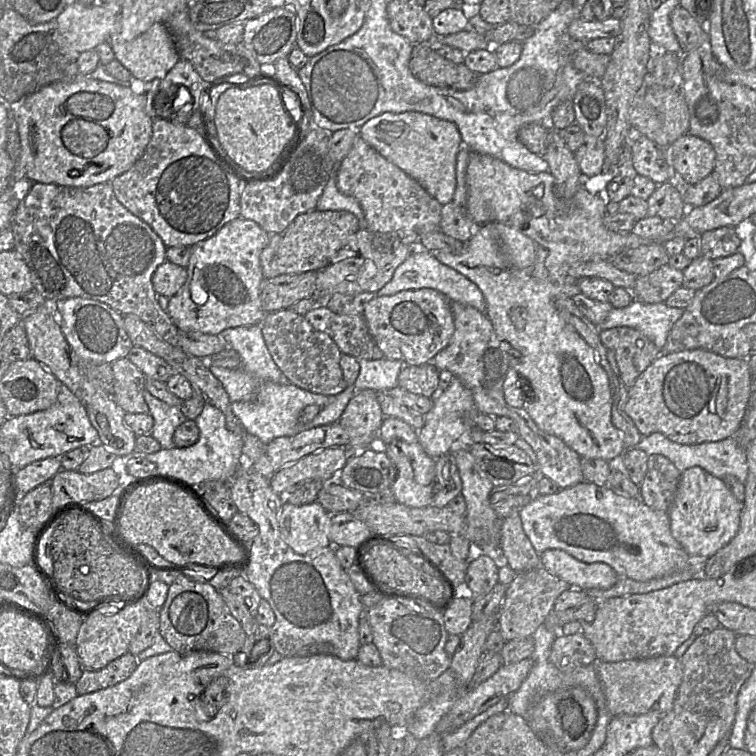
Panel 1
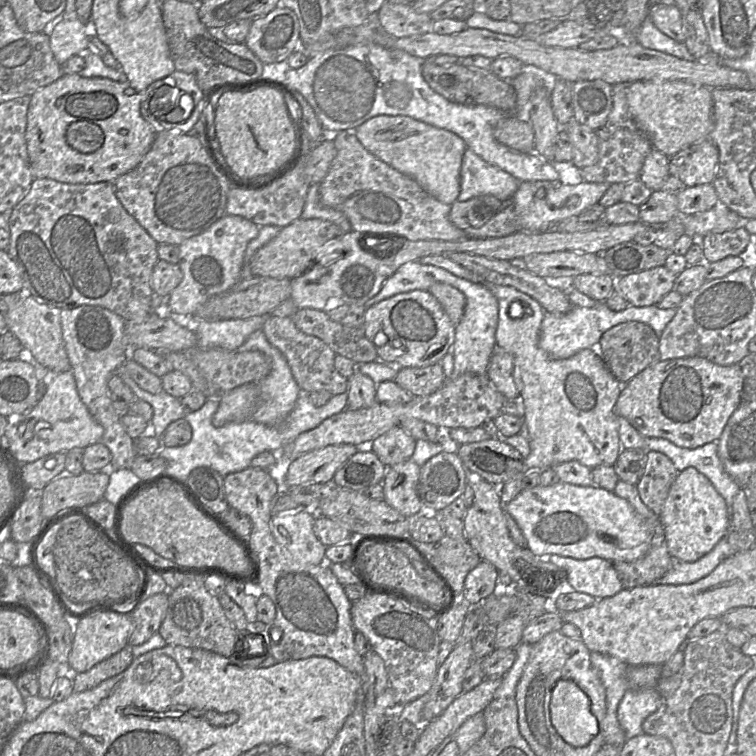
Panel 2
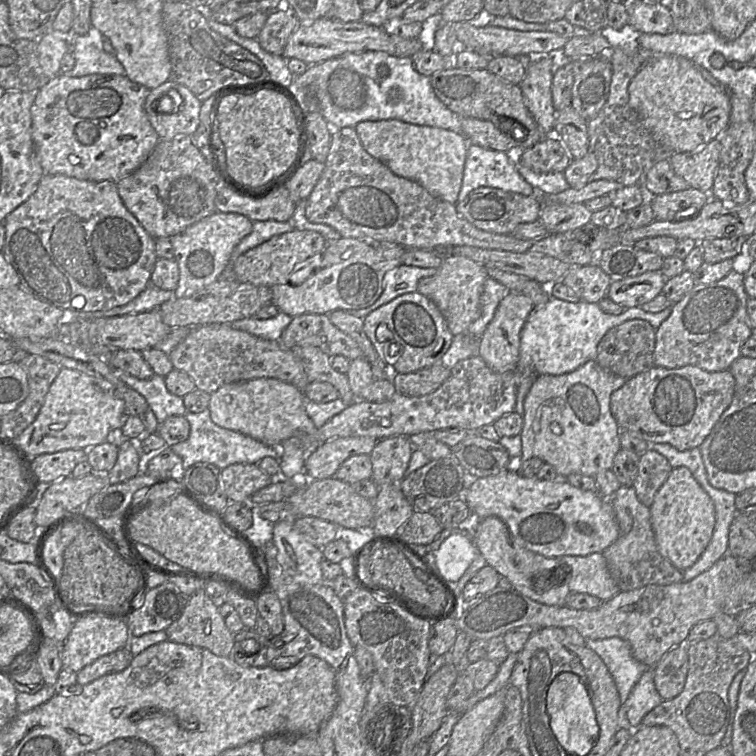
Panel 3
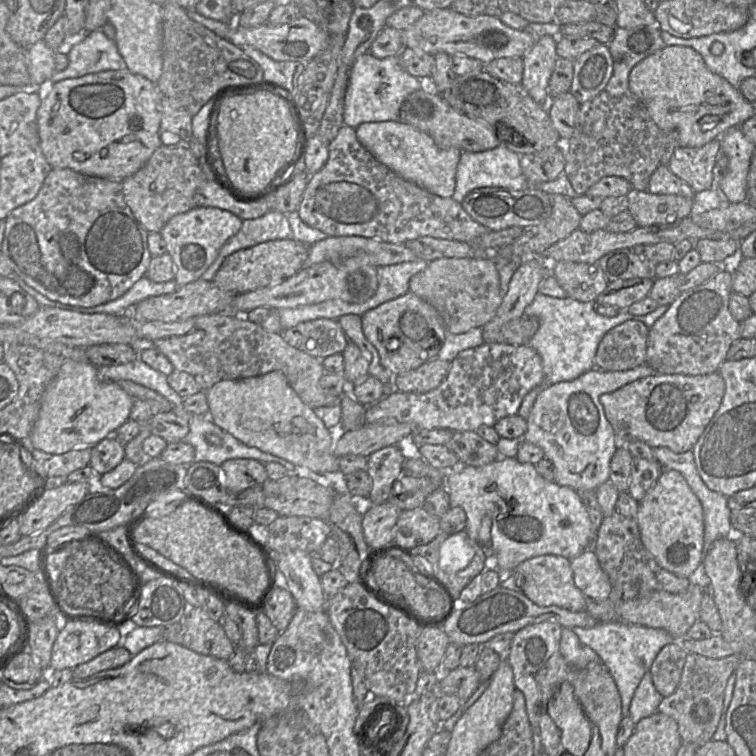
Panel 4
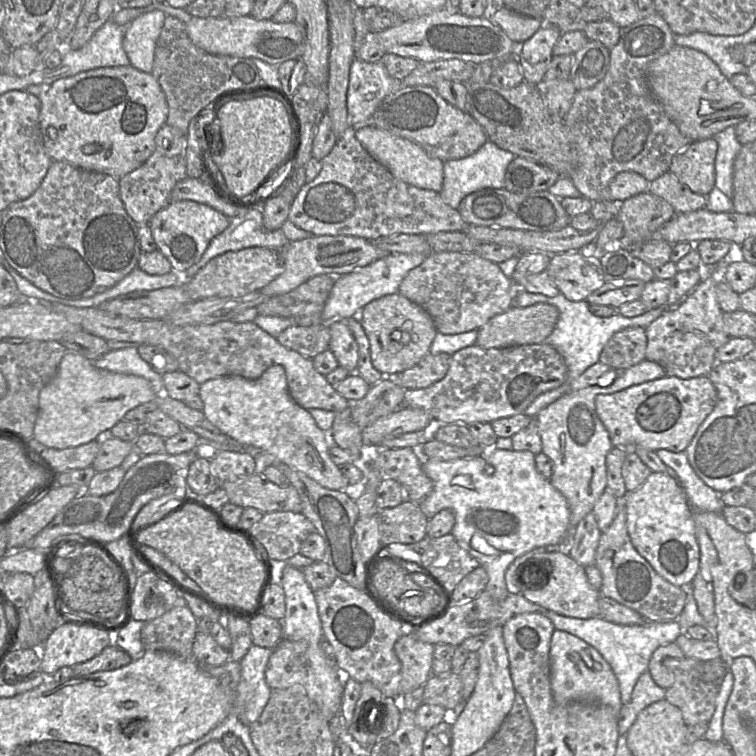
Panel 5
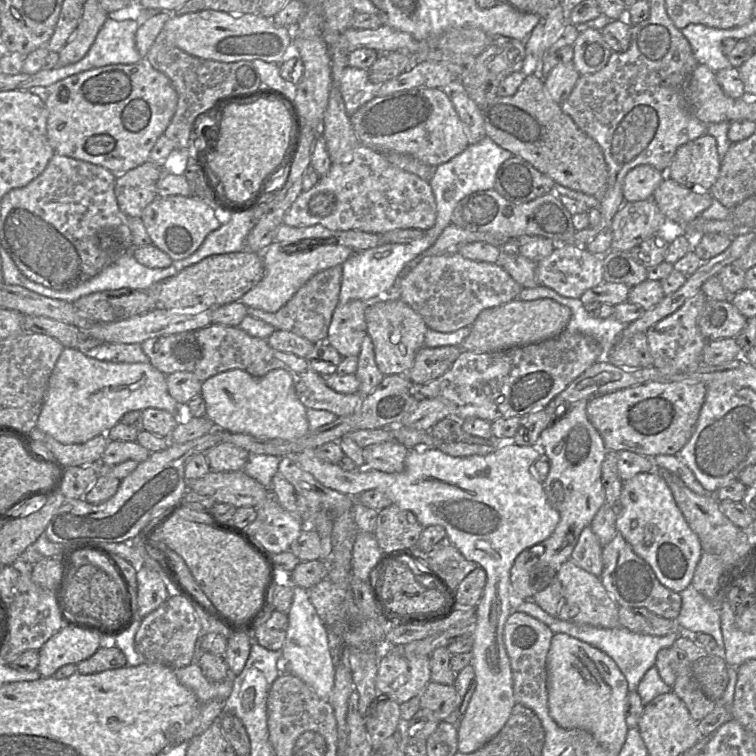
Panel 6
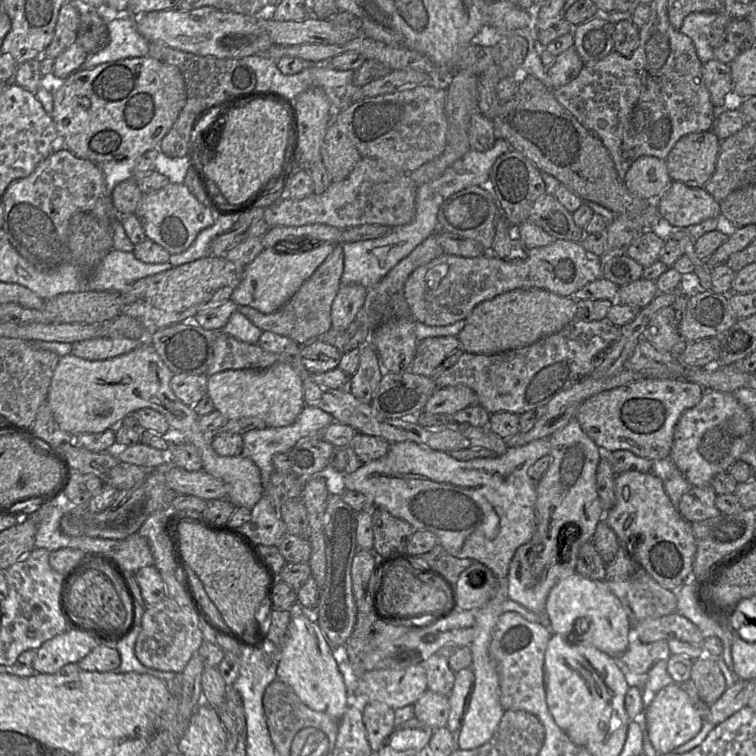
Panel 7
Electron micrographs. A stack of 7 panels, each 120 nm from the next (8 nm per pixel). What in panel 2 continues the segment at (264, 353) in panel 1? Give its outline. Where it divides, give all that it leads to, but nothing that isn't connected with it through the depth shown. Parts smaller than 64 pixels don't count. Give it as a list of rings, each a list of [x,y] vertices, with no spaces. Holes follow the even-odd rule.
[[[257,330],[250,334],[245,342],[237,349],[238,351],[261,351],[268,355],[272,360],[270,373],[260,380],[257,384],[259,387],[259,403],[255,406],[251,414],[251,419],[255,422],[277,426],[285,421],[289,413],[293,410],[297,398],[301,392],[300,387],[295,381],[287,360],[283,354],[272,346],[265,337],[262,330]]]

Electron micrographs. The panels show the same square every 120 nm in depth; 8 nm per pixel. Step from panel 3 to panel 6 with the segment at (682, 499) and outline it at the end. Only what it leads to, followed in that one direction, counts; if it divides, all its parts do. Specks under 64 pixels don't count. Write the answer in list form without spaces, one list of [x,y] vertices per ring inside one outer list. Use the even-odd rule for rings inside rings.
[[[656,470],[623,481],[616,529],[633,552],[651,567],[663,586],[680,593],[691,585],[702,554],[700,540],[678,508],[671,489]]]

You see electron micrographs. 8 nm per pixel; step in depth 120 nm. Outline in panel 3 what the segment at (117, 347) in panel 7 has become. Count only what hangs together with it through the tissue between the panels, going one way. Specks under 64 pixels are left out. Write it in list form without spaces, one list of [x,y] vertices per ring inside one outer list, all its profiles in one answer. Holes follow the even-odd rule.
[[[118,372],[118,377],[146,399],[159,424],[170,416],[184,416],[187,413],[183,398],[169,392],[164,377],[154,374],[149,379],[139,379],[124,372]]]

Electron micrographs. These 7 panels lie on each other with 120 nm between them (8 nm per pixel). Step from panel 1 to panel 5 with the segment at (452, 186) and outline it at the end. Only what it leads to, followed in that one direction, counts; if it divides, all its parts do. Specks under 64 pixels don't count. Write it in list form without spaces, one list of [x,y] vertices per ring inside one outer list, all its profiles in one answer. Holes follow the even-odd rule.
[[[372,124],[355,127],[354,133],[364,149],[397,179],[420,189],[433,190],[438,193],[442,190],[444,162],[429,156],[418,144]]]

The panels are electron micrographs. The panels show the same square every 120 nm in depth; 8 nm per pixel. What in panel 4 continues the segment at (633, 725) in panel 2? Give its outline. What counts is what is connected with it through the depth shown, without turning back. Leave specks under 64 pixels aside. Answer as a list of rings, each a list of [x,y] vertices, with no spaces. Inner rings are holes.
[[[647,671],[635,690],[629,707],[629,716],[635,724],[638,723],[641,719],[656,713],[663,698],[654,687],[651,674]]]

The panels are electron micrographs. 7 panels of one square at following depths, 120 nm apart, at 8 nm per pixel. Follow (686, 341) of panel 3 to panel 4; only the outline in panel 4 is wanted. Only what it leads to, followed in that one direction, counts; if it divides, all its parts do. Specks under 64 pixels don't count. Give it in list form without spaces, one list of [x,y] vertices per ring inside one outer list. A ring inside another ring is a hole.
[[[719,271],[708,281],[686,290],[669,305],[666,313],[649,329],[646,363],[657,374],[707,375],[718,371],[720,365],[727,360],[726,354],[730,346],[741,338],[740,323],[729,311],[729,298],[732,293],[733,274]]]

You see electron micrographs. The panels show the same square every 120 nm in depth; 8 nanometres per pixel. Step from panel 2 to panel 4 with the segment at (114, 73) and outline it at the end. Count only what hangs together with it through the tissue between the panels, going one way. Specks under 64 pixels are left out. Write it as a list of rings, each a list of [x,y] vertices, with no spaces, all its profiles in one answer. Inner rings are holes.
[[[101,30],[69,36],[75,39],[75,45],[67,55],[69,64],[65,70],[55,72],[50,82],[56,83],[101,71],[126,69],[116,42],[110,40]]]

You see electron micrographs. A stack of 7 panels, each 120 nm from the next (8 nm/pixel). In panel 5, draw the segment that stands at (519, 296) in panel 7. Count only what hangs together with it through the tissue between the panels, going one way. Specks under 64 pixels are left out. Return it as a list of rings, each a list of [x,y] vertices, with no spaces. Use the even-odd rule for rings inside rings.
[[[537,303],[524,308],[513,305],[478,329],[476,345],[489,349],[543,343],[554,330],[558,317],[558,309],[550,304]]]

